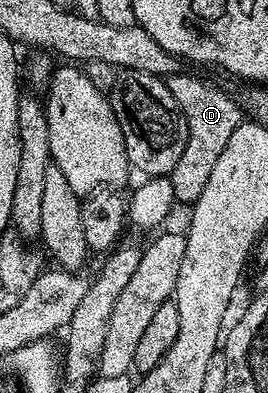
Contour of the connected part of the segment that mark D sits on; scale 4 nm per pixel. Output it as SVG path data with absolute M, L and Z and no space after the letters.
M179 73L169 76L166 84L172 97L176 97L182 106L182 112L188 121L188 145L184 145L184 153L180 156L180 161L176 161L176 169L170 172L168 178L174 189L175 200L179 204L192 205L204 193L204 185L208 185L208 177L212 177L216 161L222 159L232 133L243 126L244 111L239 100L237 103L228 92L221 91L216 84L209 83L198 75Z

